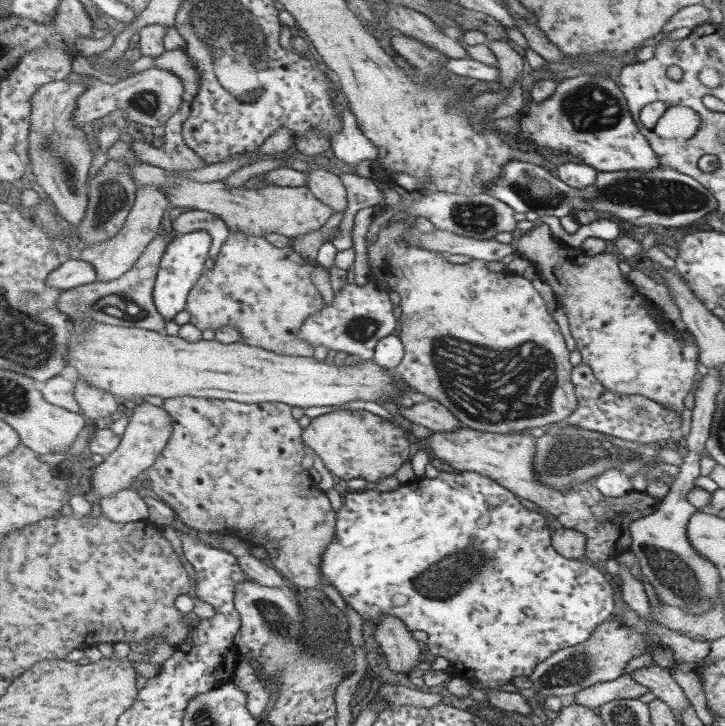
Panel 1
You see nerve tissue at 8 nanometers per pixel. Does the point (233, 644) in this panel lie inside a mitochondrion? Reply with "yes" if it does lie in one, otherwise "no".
no

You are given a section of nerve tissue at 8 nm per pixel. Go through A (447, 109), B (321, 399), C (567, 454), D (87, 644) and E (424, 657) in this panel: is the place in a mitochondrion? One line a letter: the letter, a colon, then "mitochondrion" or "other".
A: mitochondrion
B: other
C: mitochondrion
D: other
E: other

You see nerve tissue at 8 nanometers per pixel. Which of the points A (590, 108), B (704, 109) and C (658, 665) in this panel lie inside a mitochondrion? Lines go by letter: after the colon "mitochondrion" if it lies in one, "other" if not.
A: mitochondrion
B: other
C: other

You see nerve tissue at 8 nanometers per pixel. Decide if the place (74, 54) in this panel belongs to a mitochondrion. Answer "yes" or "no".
no

